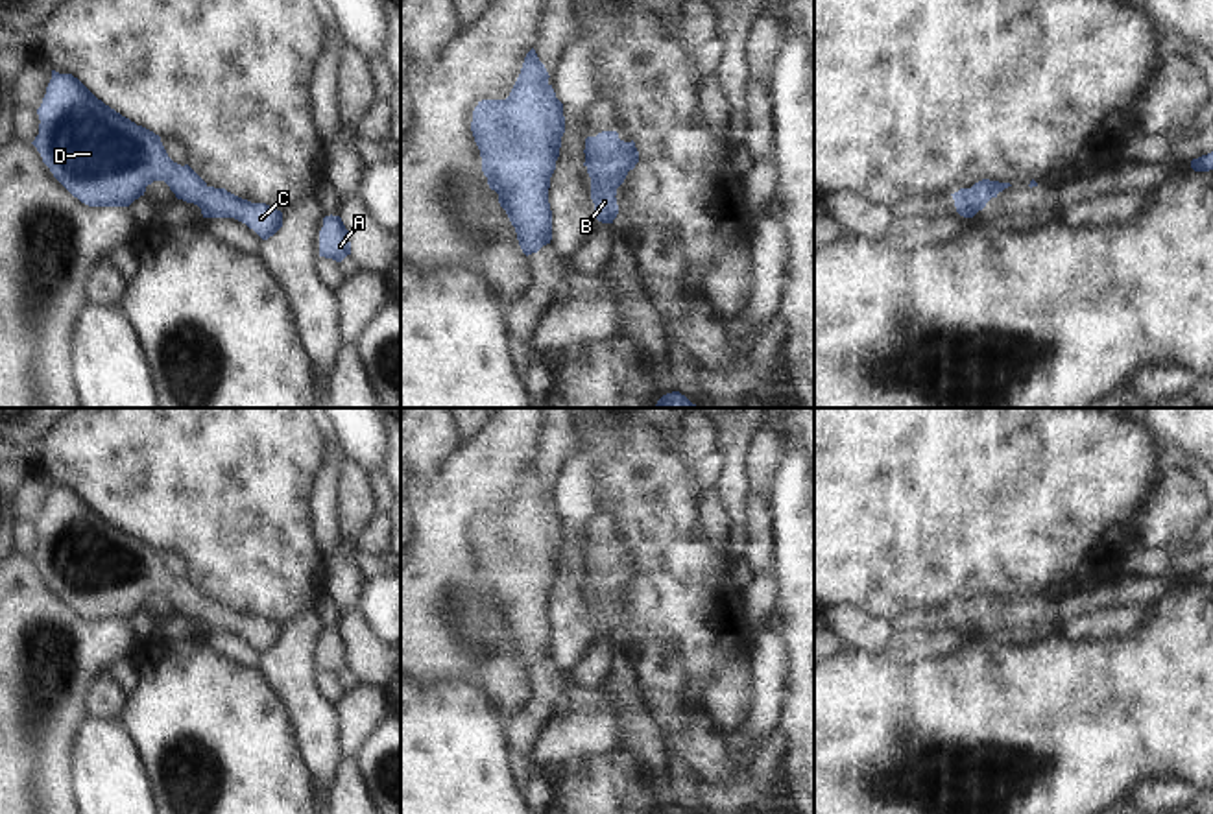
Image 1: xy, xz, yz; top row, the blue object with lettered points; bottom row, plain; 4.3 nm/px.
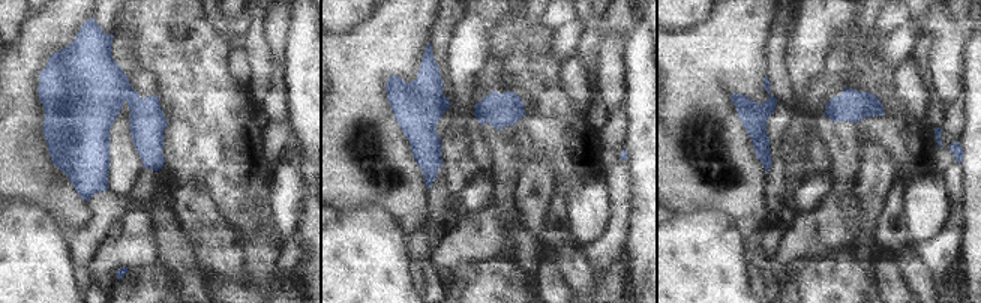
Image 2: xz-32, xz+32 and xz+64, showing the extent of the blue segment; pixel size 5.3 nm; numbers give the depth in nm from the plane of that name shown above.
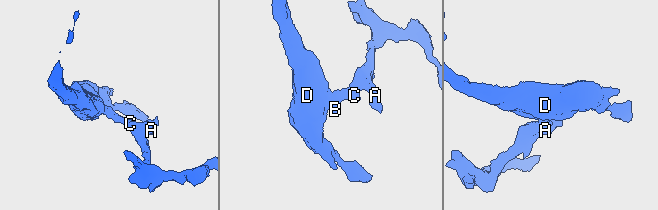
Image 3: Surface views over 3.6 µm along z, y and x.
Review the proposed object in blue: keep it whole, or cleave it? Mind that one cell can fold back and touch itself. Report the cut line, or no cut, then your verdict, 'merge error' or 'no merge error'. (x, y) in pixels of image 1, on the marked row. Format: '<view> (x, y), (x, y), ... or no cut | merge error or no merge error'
no cut | no merge error

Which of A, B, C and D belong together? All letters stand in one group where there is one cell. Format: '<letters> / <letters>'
A B C D

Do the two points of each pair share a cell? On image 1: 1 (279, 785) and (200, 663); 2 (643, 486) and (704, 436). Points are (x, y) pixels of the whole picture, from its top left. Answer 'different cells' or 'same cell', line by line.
1: same cell
2: different cells

